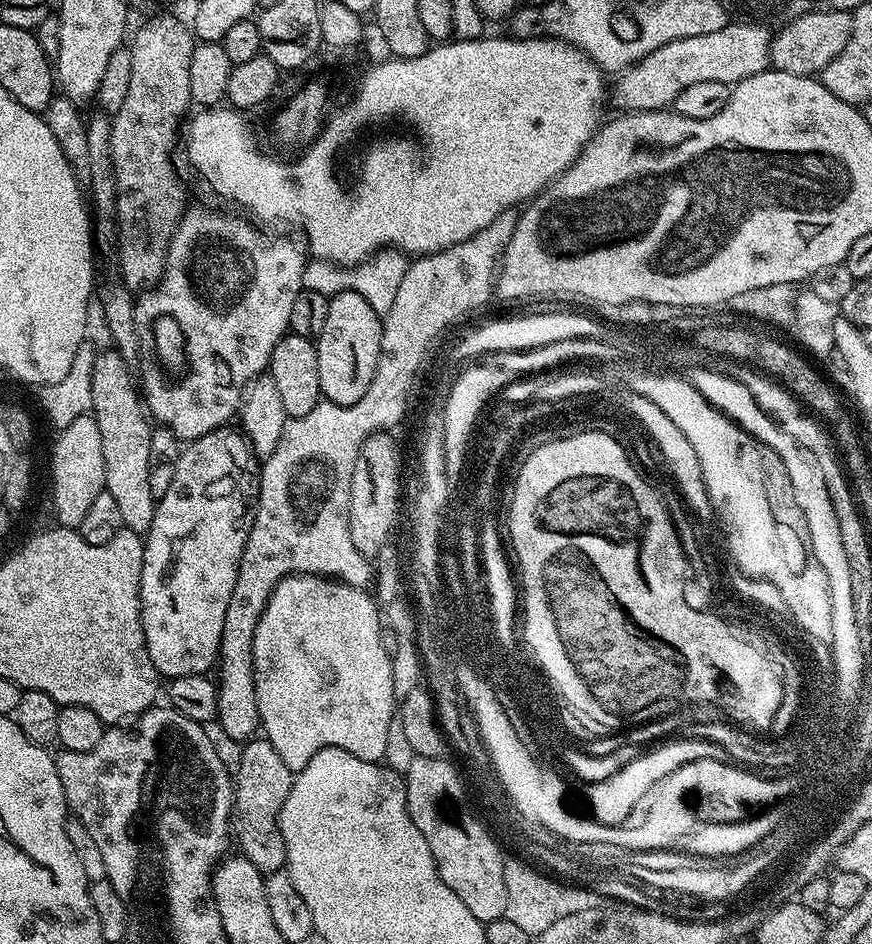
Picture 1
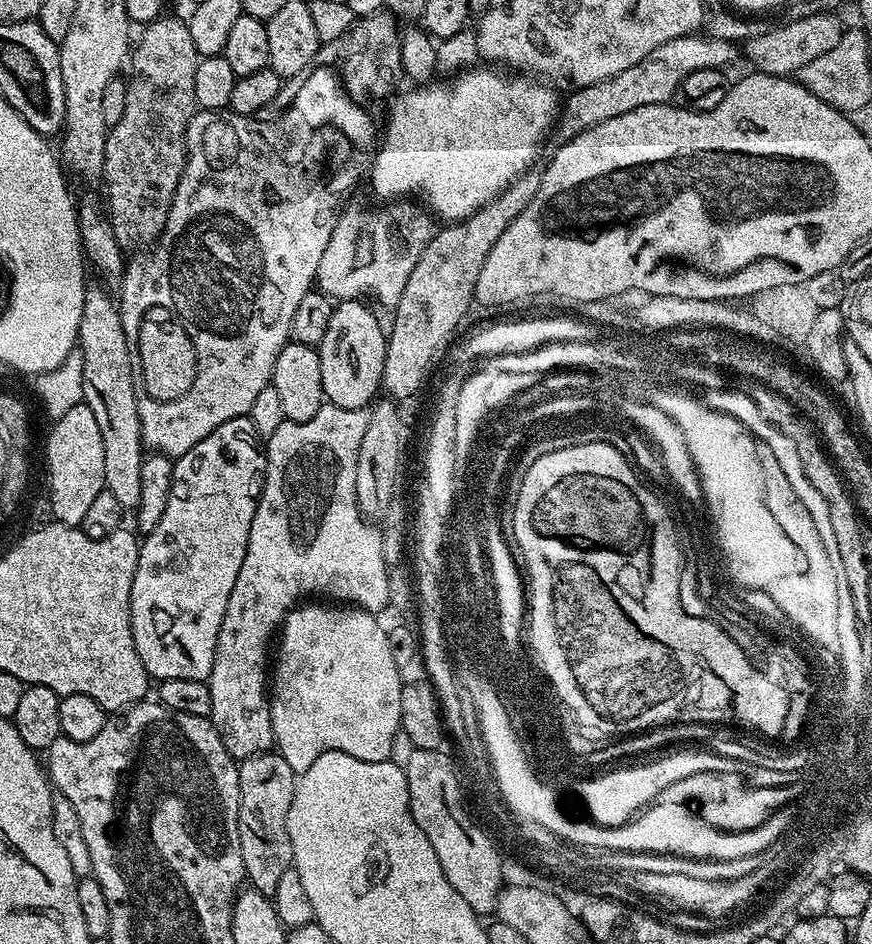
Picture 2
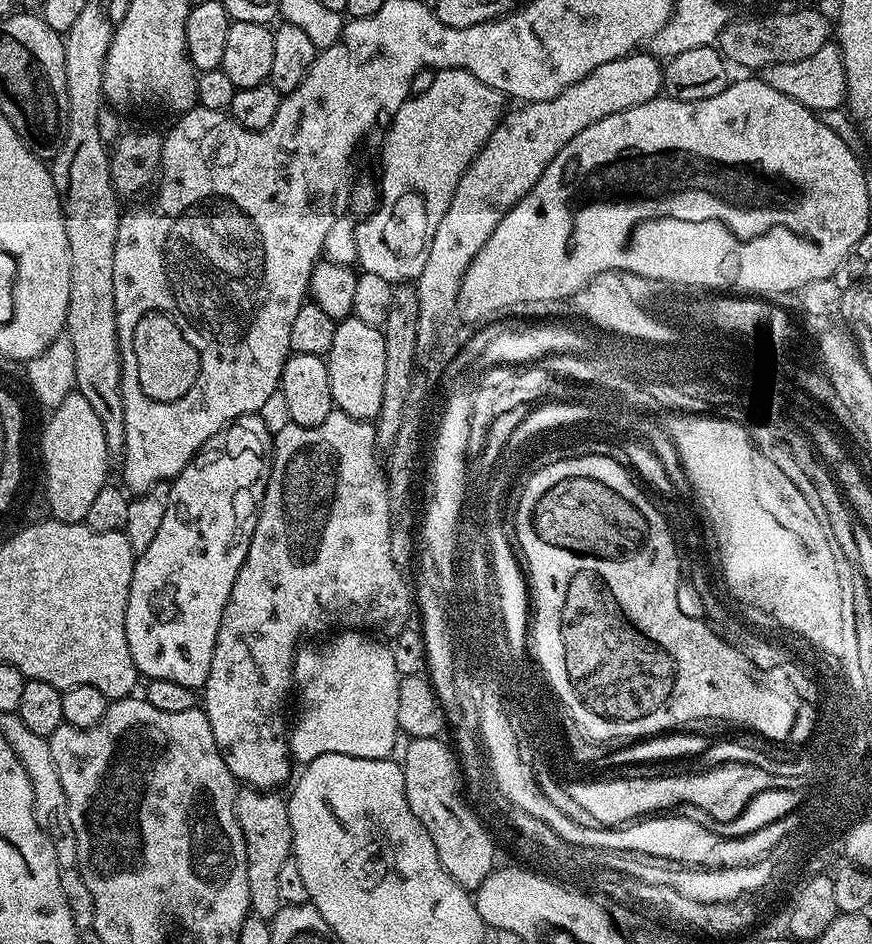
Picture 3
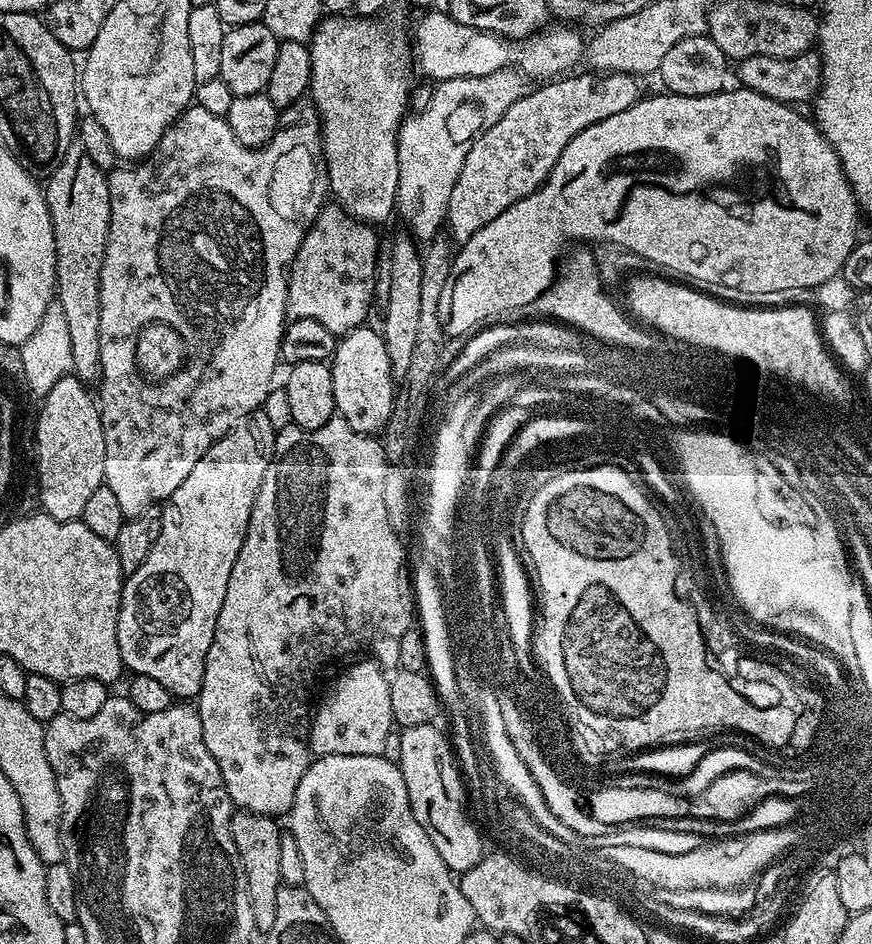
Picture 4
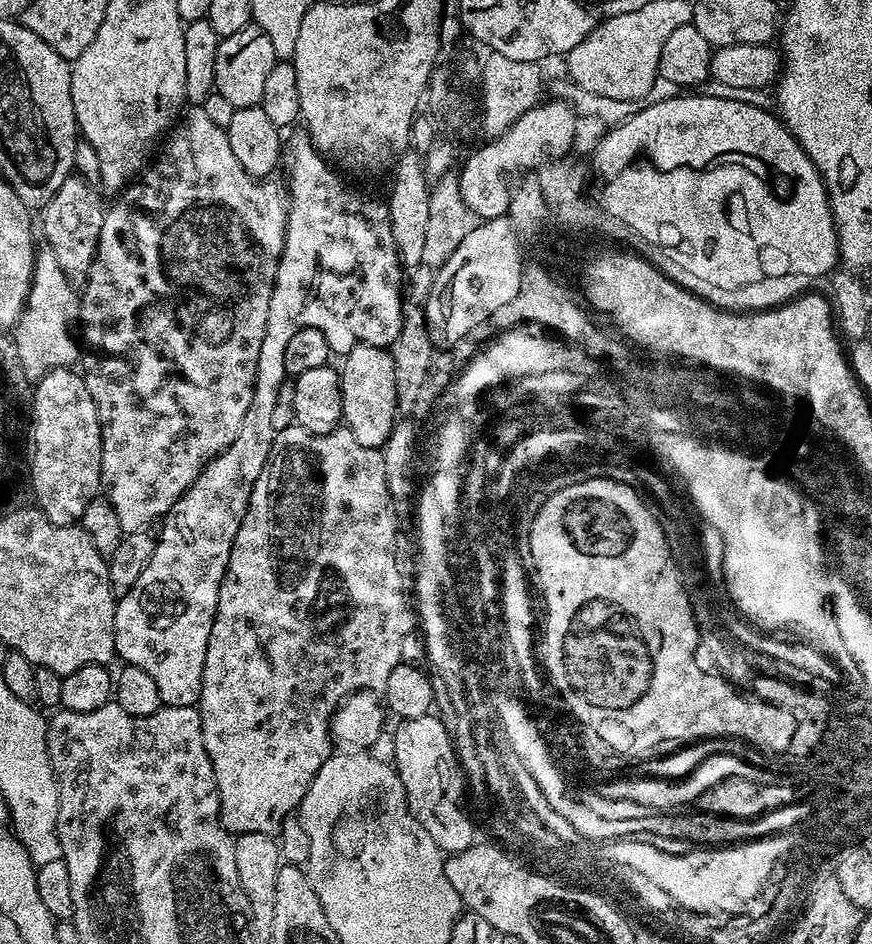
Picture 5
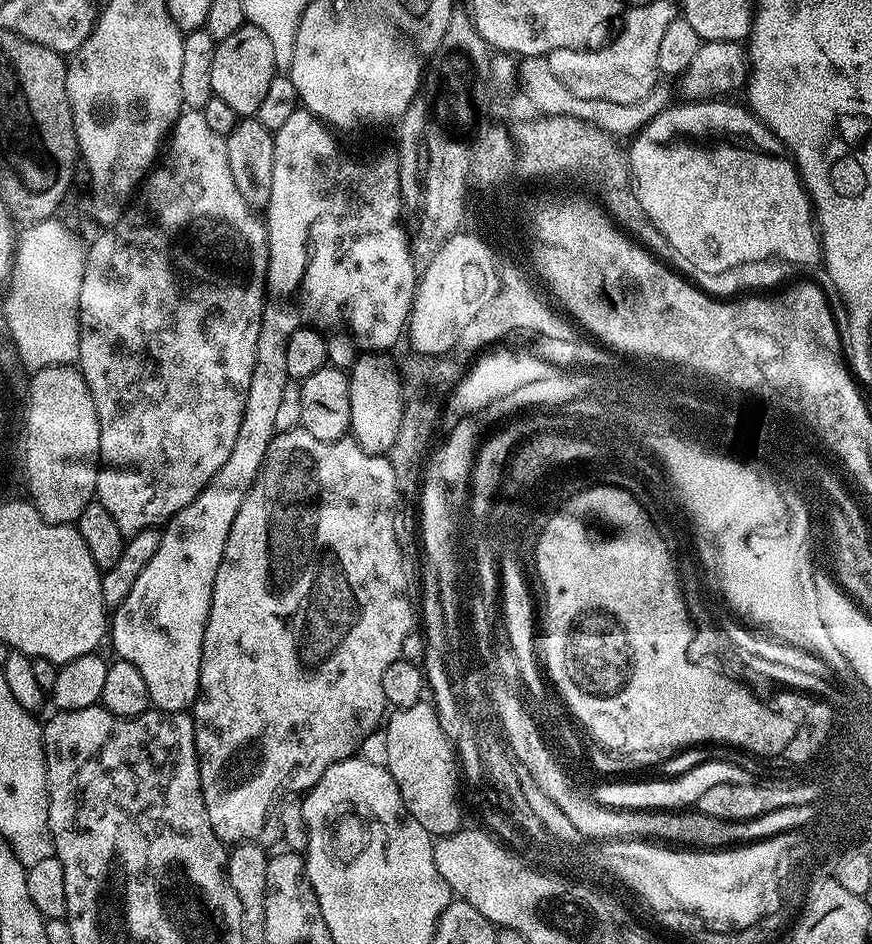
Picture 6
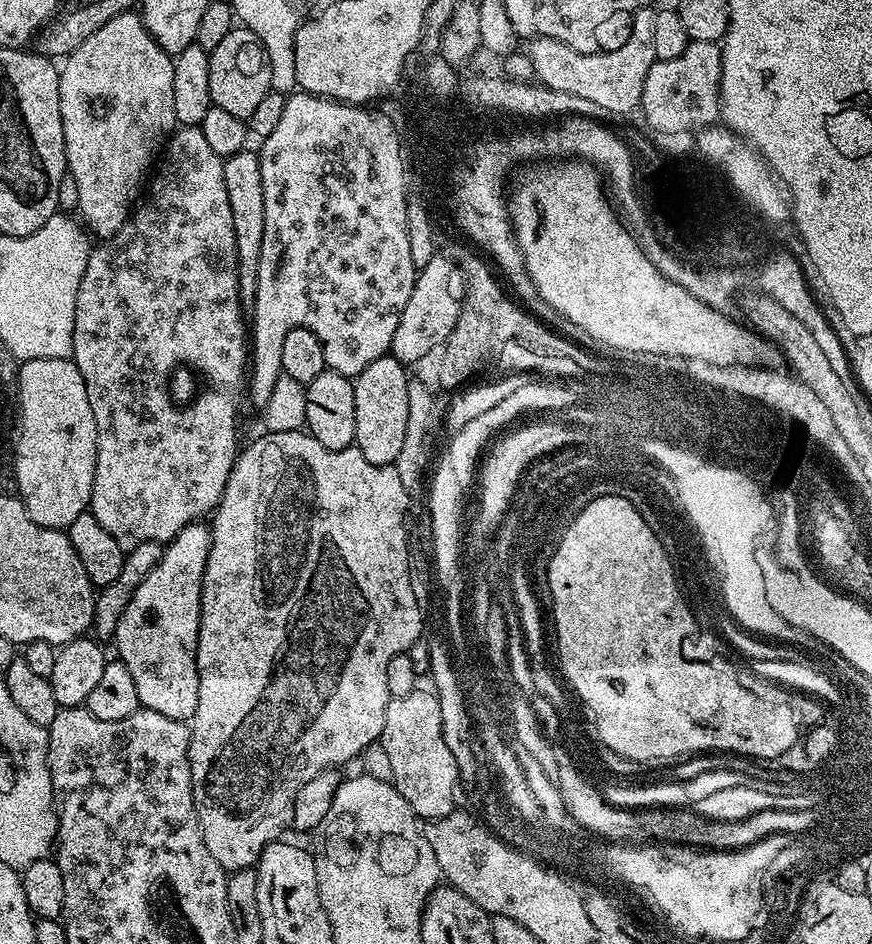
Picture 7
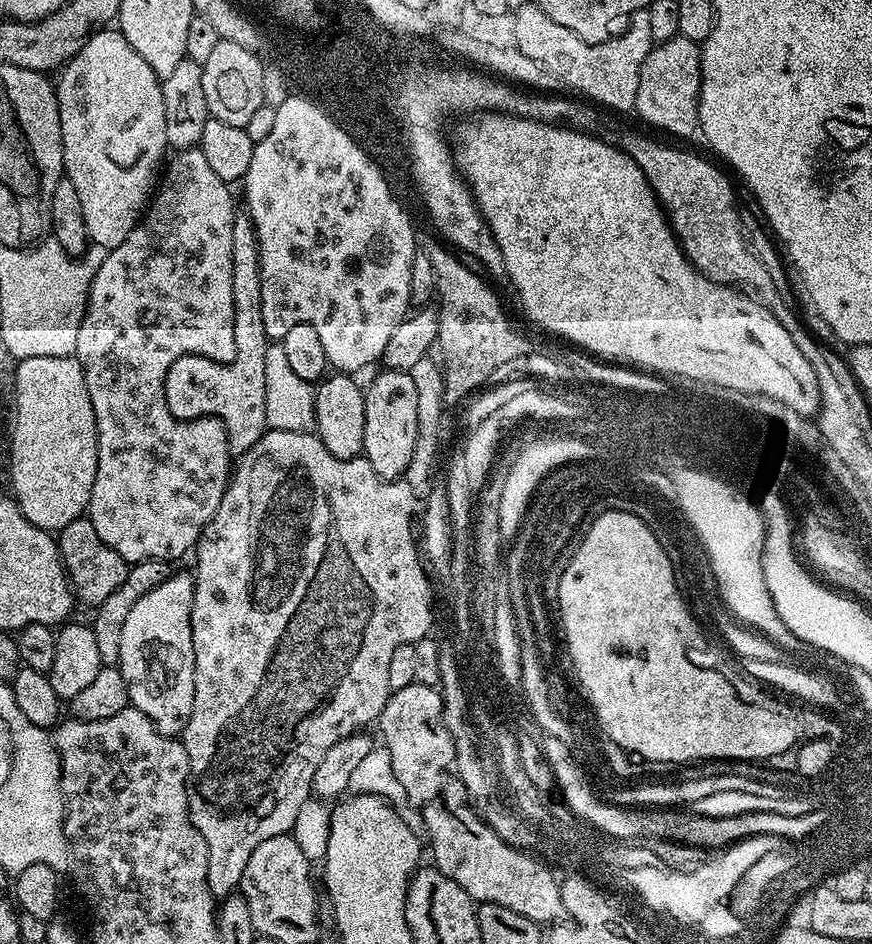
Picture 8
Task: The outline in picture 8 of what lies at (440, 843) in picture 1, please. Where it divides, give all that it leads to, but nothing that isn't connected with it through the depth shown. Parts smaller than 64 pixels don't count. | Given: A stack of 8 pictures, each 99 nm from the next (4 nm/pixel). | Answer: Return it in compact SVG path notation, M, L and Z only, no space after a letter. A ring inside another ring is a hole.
M411 684L395 689L382 710L378 727L382 746L390 754L394 778L398 778L405 801L412 806L423 806L437 799L444 785L446 773L455 761L455 746L443 721L443 696L439 687Z

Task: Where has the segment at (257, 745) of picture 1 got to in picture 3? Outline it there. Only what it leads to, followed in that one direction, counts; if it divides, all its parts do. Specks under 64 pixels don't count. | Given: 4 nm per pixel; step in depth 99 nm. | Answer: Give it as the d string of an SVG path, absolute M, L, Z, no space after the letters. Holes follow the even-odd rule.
M241 787L236 794L236 817L246 842L246 878L250 886L251 915L272 921L282 907L278 894L278 873L292 856L292 831L288 817L288 801L276 790Z

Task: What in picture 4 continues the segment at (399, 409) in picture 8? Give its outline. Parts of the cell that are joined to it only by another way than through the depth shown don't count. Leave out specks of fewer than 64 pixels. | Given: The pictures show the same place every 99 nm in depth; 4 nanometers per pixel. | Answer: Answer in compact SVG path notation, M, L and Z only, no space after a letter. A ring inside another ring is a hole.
M369 326L355 328L339 337L336 353L330 367L334 378L334 402L336 412L356 432L376 434L384 428L391 416L394 381L390 374L390 354L386 354L386 342L379 331Z

